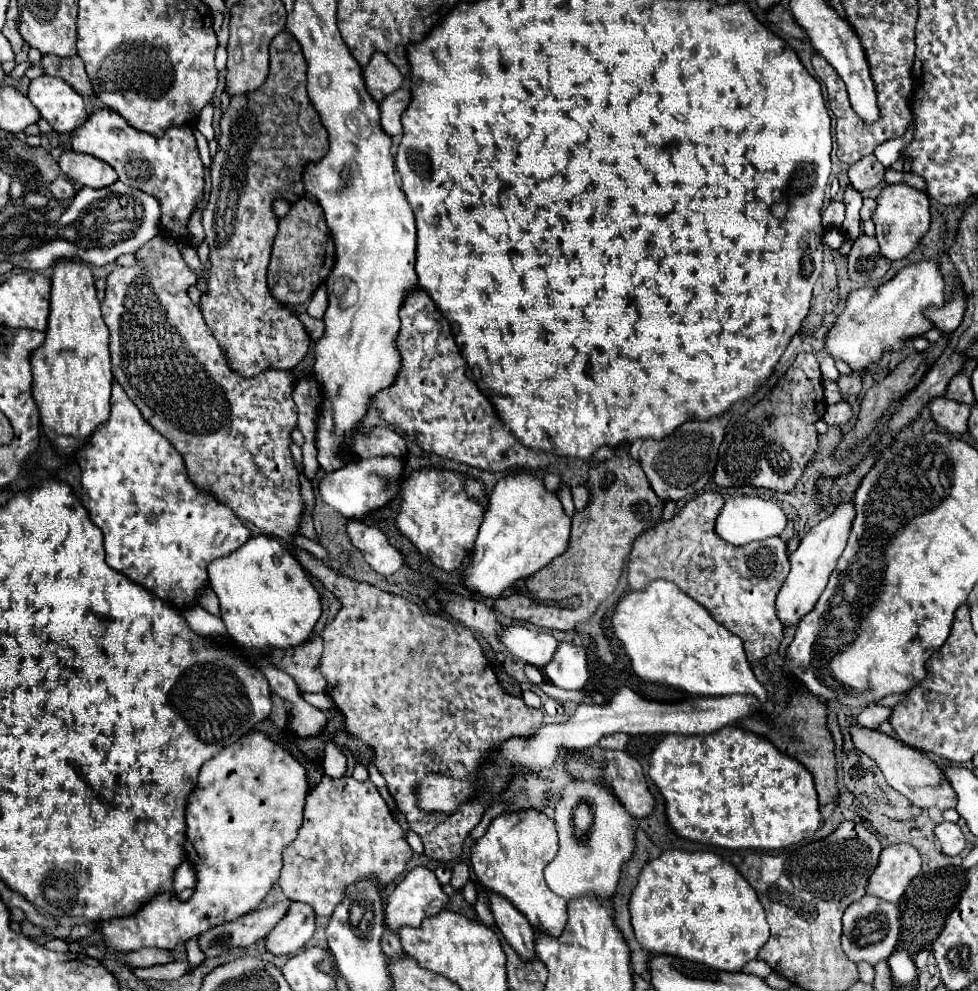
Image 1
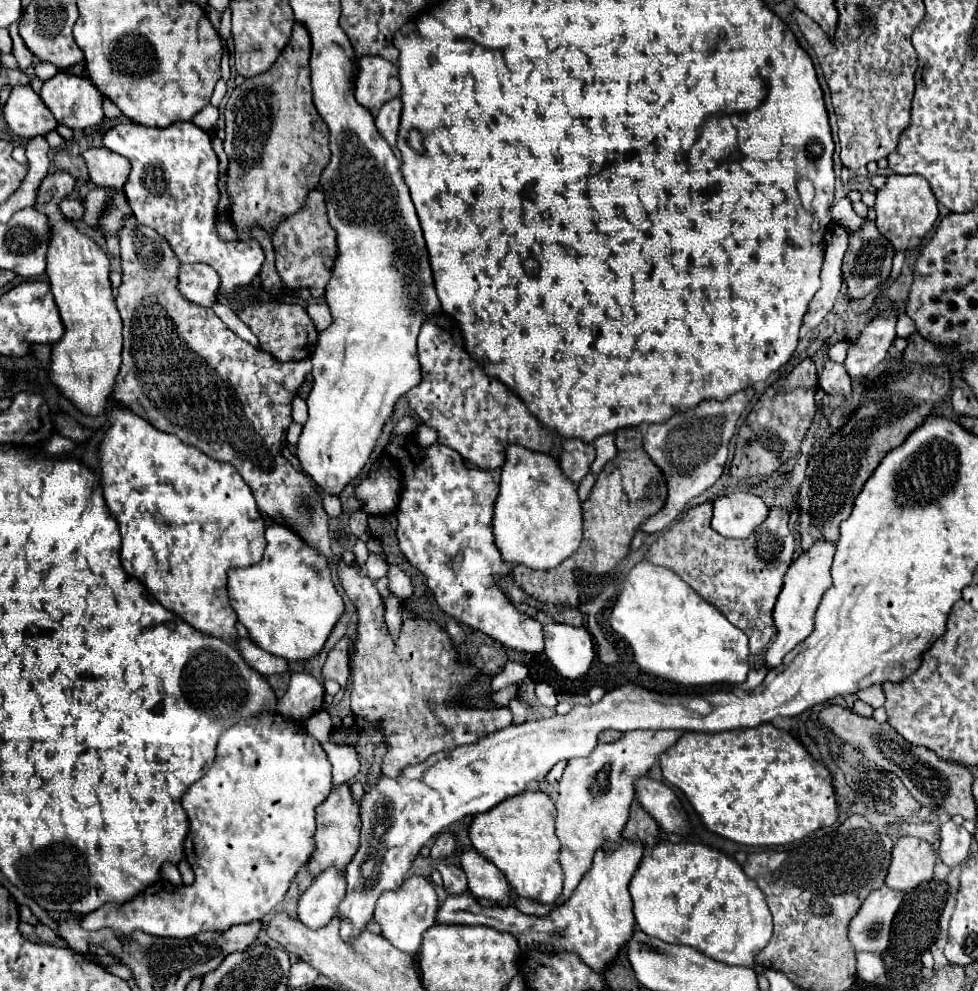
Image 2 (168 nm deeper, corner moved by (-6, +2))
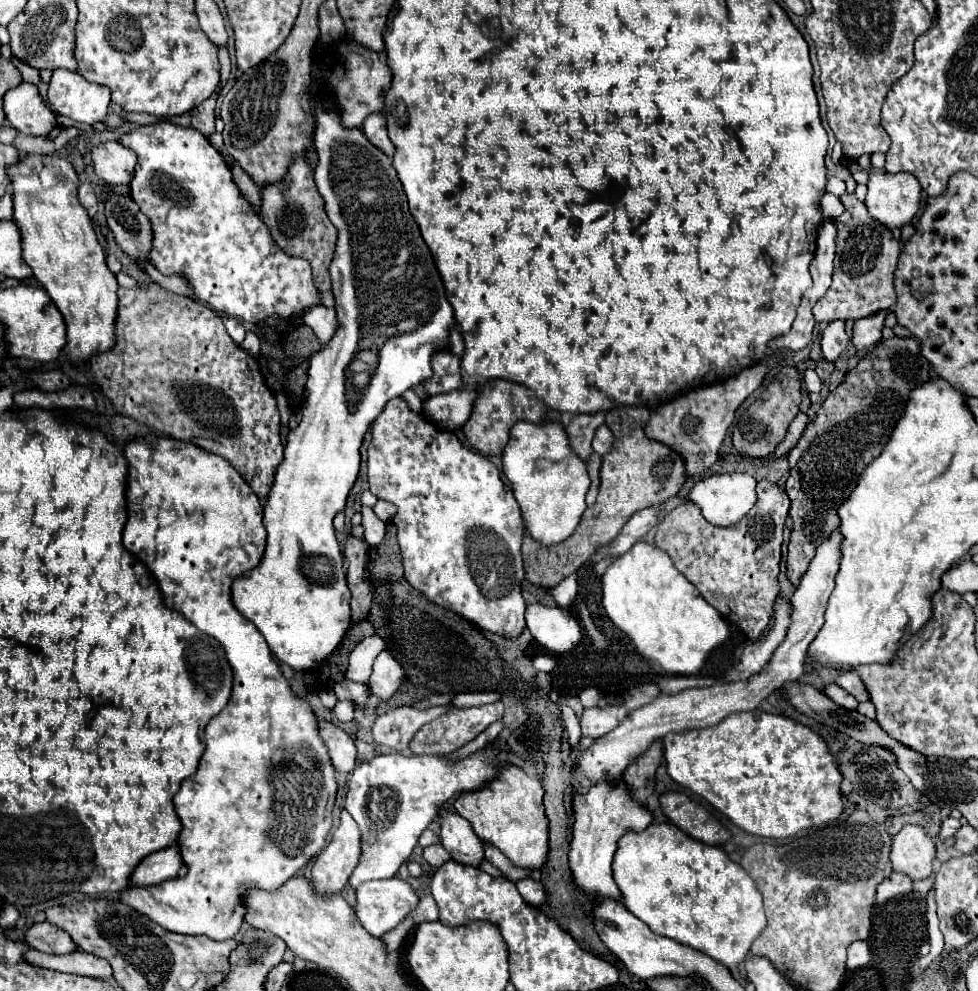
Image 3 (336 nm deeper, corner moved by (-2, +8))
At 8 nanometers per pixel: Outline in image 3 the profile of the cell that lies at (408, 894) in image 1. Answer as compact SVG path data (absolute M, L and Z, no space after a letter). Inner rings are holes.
M392 877L392 879L380 879L380 881L366 881L364 885L360 885L356 889L356 897L358 897L358 903L356 903L356 917L360 919L362 927L374 935L374 937L382 937L384 933L392 931L398 923L404 921L404 917L416 909L420 897L416 893L416 889L408 883L408 881L402 881L398 877Z

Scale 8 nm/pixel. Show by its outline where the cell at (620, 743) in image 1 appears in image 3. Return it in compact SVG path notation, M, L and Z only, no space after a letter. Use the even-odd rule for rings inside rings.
M606 705L606 707L590 707L584 709L580 725L582 725L582 735L586 737L602 737L610 733L624 717L628 709L624 705Z

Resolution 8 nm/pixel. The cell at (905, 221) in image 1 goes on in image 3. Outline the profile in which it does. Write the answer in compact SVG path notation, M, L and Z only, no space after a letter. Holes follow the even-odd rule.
M870 173L866 207L868 213L888 229L912 225L920 211L920 183L910 173Z

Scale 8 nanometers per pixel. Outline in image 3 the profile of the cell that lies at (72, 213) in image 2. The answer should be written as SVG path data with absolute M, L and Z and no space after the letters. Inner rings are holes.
M90 183L80 185L80 189L78 189L78 201L88 211L90 217L94 217L98 213L98 195L96 195L96 191L94 191L94 187Z

